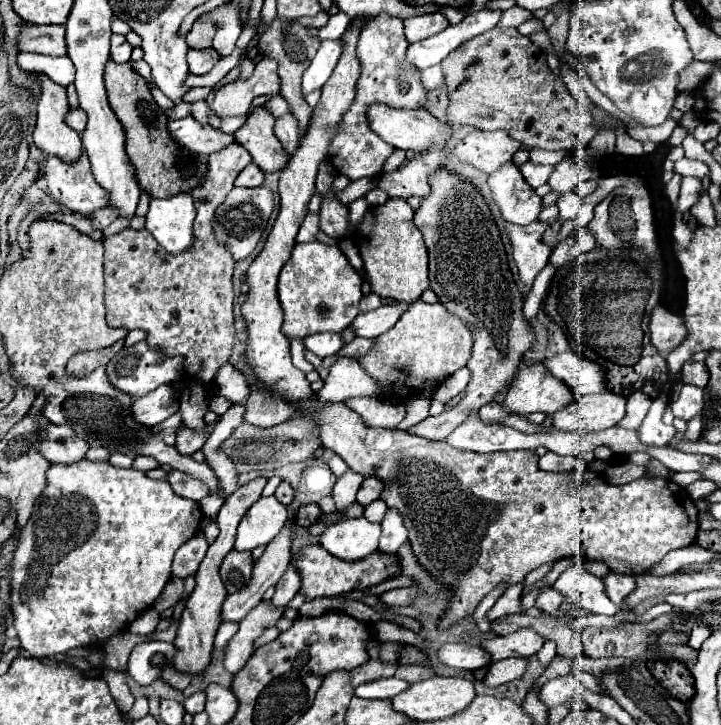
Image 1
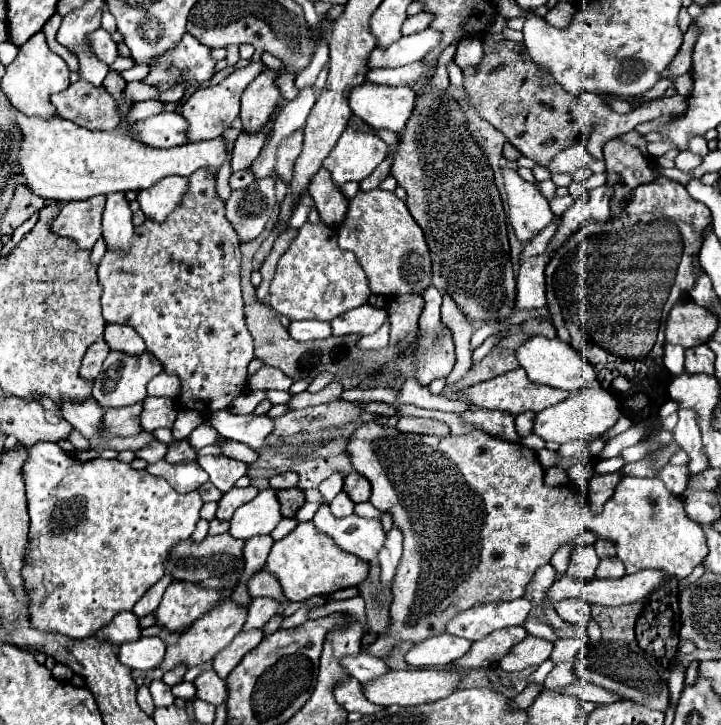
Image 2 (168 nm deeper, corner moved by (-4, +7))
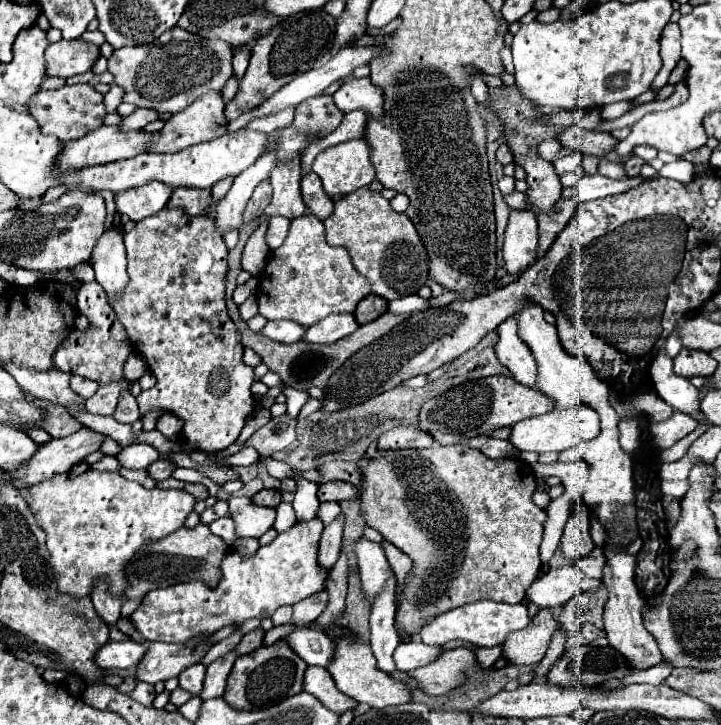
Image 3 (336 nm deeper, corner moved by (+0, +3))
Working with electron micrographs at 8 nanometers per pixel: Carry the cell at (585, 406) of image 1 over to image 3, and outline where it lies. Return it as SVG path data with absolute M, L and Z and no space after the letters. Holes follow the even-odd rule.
M578 405L578 407L570 407L570 409L554 409L546 415L538 415L538 417L530 417L524 421L518 421L512 427L512 435L510 435L510 443L518 449L518 451L536 451L536 453L544 453L544 451L564 451L568 447L574 445L584 445L590 439L598 437L600 431L600 419L598 413L592 407L586 405Z

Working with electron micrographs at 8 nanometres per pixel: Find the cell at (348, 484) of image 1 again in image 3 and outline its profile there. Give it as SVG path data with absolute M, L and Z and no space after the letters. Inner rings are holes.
M340 513L330 525L324 527L320 537L320 551L318 551L318 563L326 569L330 569L342 551L342 531L344 531L346 517Z

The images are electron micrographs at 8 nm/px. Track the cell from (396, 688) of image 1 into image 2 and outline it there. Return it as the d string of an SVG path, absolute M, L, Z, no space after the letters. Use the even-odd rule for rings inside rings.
M360 651L356 655L346 655L340 659L340 665L352 675L356 677L360 683L368 683L370 679L386 673L386 663L382 659L376 659L374 655L370 655L368 651Z

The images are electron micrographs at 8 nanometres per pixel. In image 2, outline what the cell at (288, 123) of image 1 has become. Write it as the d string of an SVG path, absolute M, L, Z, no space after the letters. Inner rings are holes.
M294 131L294 135L290 135L290 139L282 141L282 147L278 147L278 155L276 155L276 175L290 185L292 181L292 171L294 171L294 161L302 151L302 131Z

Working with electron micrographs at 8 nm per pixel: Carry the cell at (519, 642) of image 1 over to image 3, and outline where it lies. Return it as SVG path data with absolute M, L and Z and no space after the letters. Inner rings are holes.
M458 647L442 653L434 663L410 671L410 675L418 679L426 693L442 695L462 685L462 671L466 671L470 663L478 663L476 651L470 651L470 647Z

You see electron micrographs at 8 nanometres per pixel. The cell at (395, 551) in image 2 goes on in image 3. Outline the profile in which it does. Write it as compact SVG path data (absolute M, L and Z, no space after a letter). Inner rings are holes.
M392 573L390 579L386 579L386 587L382 587L382 595L374 599L370 615L372 651L374 657L378 659L378 667L390 675L396 671L392 653L400 643L398 633L394 629L394 611L396 611L396 575Z

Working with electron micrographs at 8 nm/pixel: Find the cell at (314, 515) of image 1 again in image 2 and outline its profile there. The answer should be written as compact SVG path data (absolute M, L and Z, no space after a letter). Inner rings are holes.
M298 487L278 489L278 491L276 491L276 497L278 497L278 503L280 503L282 517L294 517L294 513L296 513L296 511L302 507L302 503L304 503L304 493L302 493Z

